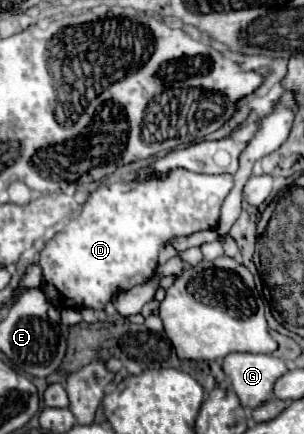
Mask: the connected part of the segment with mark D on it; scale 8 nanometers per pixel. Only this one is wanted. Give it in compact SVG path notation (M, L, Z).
M174 170L166 178L146 182L124 180L100 186L96 192L90 194L80 216L74 222L70 222L62 232L54 234L54 238L44 246L40 254L40 268L44 274L40 290L58 308L104 310L104 306L112 302L120 292L144 284L154 276L158 266L156 264L158 250L170 238L188 236L204 228L216 228L220 206L228 196L228 192L232 190L232 186L234 182L230 174L206 176L188 170Z

